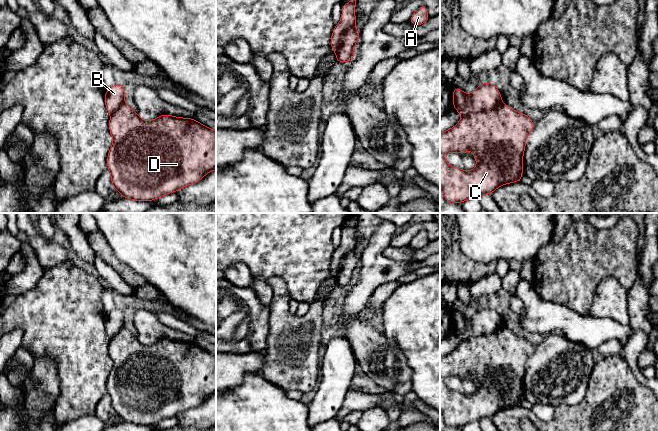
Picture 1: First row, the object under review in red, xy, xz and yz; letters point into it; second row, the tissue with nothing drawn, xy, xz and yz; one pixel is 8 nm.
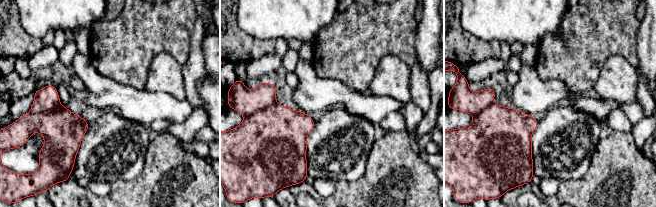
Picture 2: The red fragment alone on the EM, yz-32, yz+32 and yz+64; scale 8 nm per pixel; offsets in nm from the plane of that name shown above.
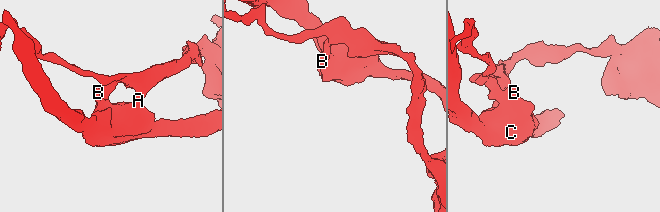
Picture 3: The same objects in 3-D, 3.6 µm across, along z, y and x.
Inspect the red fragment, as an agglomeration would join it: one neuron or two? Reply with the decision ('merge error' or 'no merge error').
merge error

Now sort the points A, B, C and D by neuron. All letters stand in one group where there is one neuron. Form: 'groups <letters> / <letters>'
groups A B / C D

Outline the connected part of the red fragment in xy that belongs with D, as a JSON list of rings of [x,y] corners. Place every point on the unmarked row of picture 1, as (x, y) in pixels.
[[[127,328],[111,338],[109,356],[113,367],[107,380],[107,391],[111,397],[112,410],[127,423],[152,425],[164,419],[200,405],[207,397],[216,394],[216,355],[194,342],[174,341],[163,338],[153,344],[142,344]]]

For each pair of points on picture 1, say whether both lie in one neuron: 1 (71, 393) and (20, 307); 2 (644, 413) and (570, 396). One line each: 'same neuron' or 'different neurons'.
1: same neuron
2: different neurons

